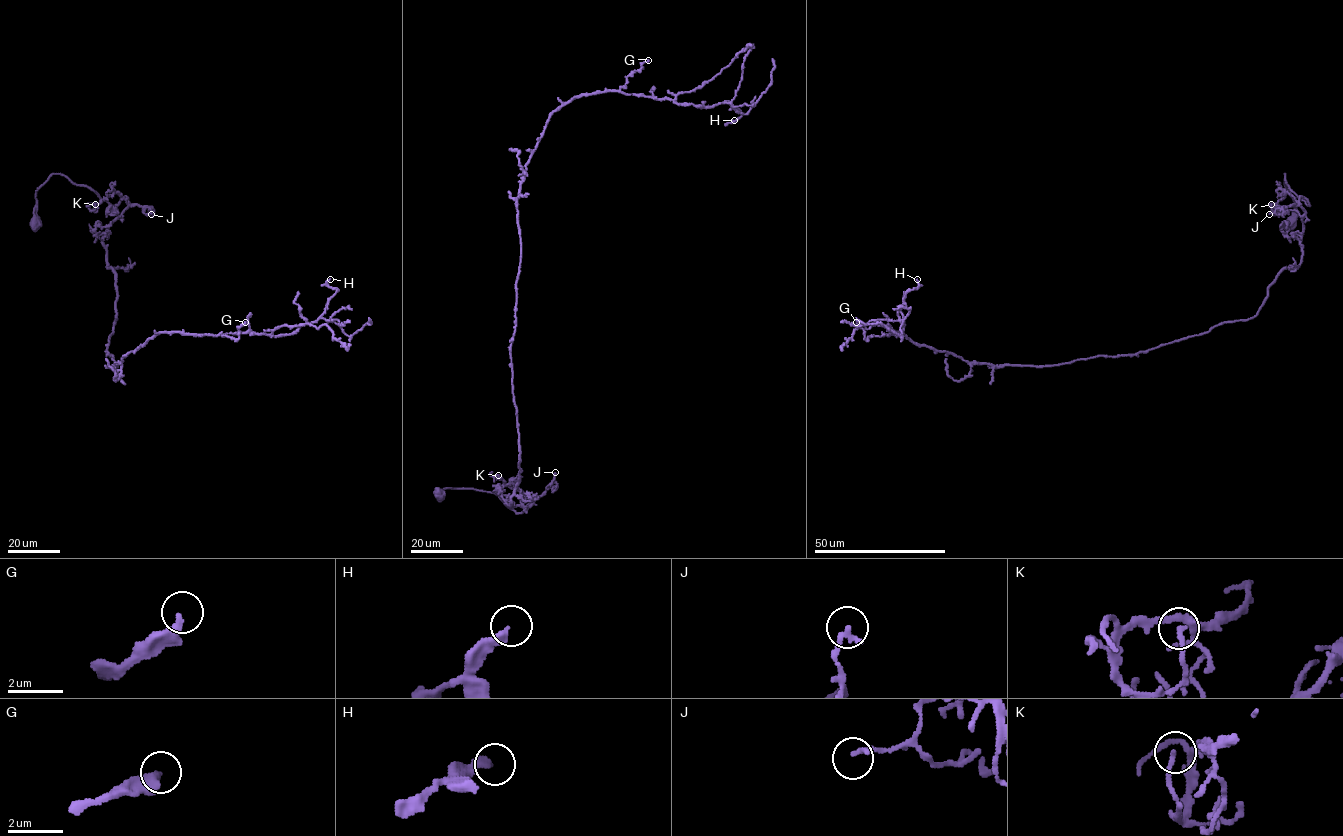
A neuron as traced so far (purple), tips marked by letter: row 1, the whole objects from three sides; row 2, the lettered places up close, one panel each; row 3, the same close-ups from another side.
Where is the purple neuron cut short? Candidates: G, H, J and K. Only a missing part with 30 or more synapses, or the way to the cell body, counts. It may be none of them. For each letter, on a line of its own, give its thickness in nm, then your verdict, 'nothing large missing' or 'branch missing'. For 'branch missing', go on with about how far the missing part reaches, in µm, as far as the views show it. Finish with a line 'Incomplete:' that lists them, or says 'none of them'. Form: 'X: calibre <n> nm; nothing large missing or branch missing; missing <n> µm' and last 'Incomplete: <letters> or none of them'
G: calibre 320 nm; nothing large missing
H: calibre 280 nm; nothing large missing
J: calibre 200 nm; nothing large missing
K: calibre 160 nm; nothing large missing
Incomplete: none of them

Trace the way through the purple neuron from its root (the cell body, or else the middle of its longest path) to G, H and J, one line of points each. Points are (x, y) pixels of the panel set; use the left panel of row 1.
G: (35, 225), (53, 174), (128, 199), (103, 238), (113, 366), (160, 333), (237, 339), (245, 322)
H: (35, 225), (53, 174), (128, 199), (103, 238), (113, 366), (163, 332), (293, 333), (322, 314), (330, 279)
J: (35, 225), (35, 192), (55, 173), (90, 187), (112, 205), (125, 196), (129, 205), (151, 214)

